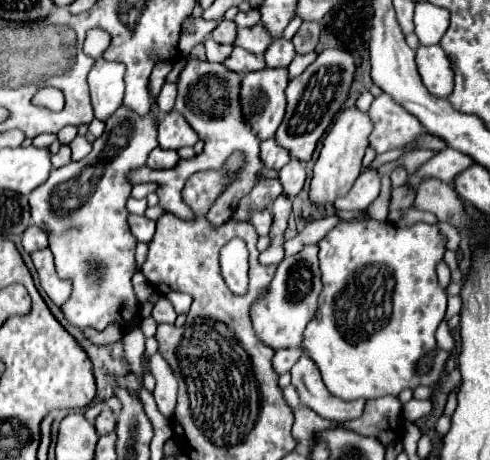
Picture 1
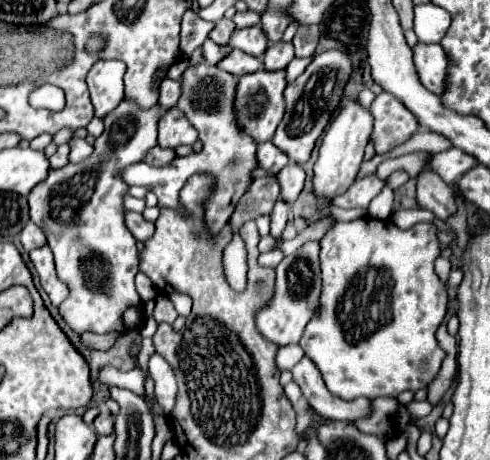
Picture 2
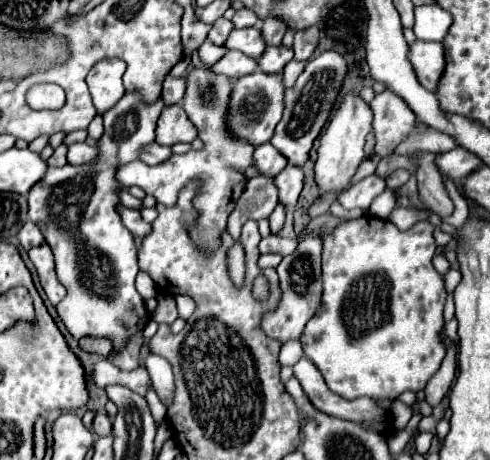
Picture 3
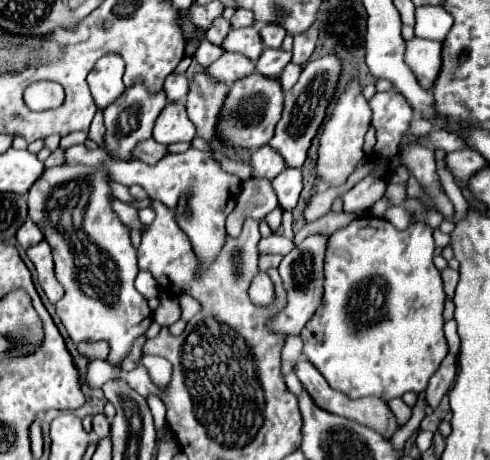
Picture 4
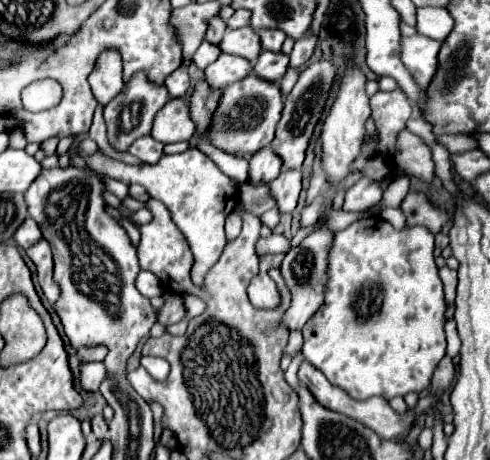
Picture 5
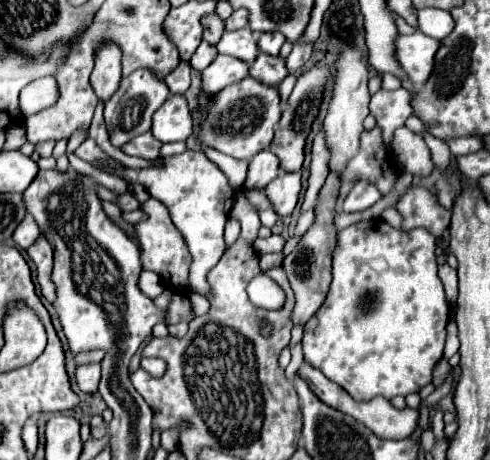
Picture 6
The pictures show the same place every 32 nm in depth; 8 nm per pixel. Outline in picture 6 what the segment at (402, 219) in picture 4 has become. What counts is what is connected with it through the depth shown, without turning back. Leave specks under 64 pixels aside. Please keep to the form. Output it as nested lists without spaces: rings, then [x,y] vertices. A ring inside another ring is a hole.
[[[395,208],[385,209],[381,215],[381,218],[396,229],[399,229],[402,224],[402,217]]]

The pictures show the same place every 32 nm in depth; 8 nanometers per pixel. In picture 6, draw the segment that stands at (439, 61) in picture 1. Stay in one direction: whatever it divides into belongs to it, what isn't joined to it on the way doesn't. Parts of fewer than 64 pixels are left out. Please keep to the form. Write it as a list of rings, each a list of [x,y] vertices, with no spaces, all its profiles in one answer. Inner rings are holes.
[[[414,32],[410,36],[400,36],[396,40],[396,54],[400,58],[400,66],[408,72],[408,78],[422,88],[434,70],[434,56],[440,48],[440,42],[424,36],[422,32]]]

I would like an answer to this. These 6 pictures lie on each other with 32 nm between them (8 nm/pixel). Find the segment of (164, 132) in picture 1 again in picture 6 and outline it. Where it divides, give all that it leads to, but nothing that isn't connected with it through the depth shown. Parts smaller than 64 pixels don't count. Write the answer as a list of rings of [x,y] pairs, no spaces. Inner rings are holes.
[[[170,96],[154,116],[152,124],[152,134],[160,142],[178,142],[178,140],[188,140],[192,136],[194,124],[192,124],[192,114],[188,108],[188,102],[184,96]]]

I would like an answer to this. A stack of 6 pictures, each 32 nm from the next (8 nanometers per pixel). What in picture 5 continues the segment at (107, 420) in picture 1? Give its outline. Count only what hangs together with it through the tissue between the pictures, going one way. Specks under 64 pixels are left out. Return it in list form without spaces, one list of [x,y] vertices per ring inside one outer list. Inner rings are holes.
[[[98,414],[98,416],[92,418],[92,432],[96,434],[98,440],[104,440],[104,438],[106,438],[106,434],[108,434],[108,424],[106,424],[106,420],[104,420],[102,414]]]

